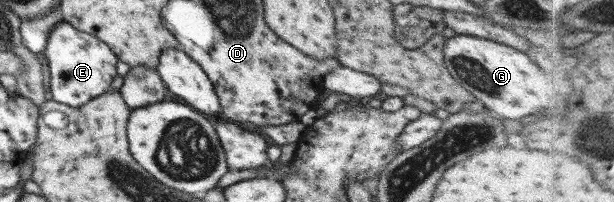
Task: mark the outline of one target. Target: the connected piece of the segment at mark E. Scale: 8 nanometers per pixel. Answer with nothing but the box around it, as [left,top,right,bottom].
[45,20,118,108]

